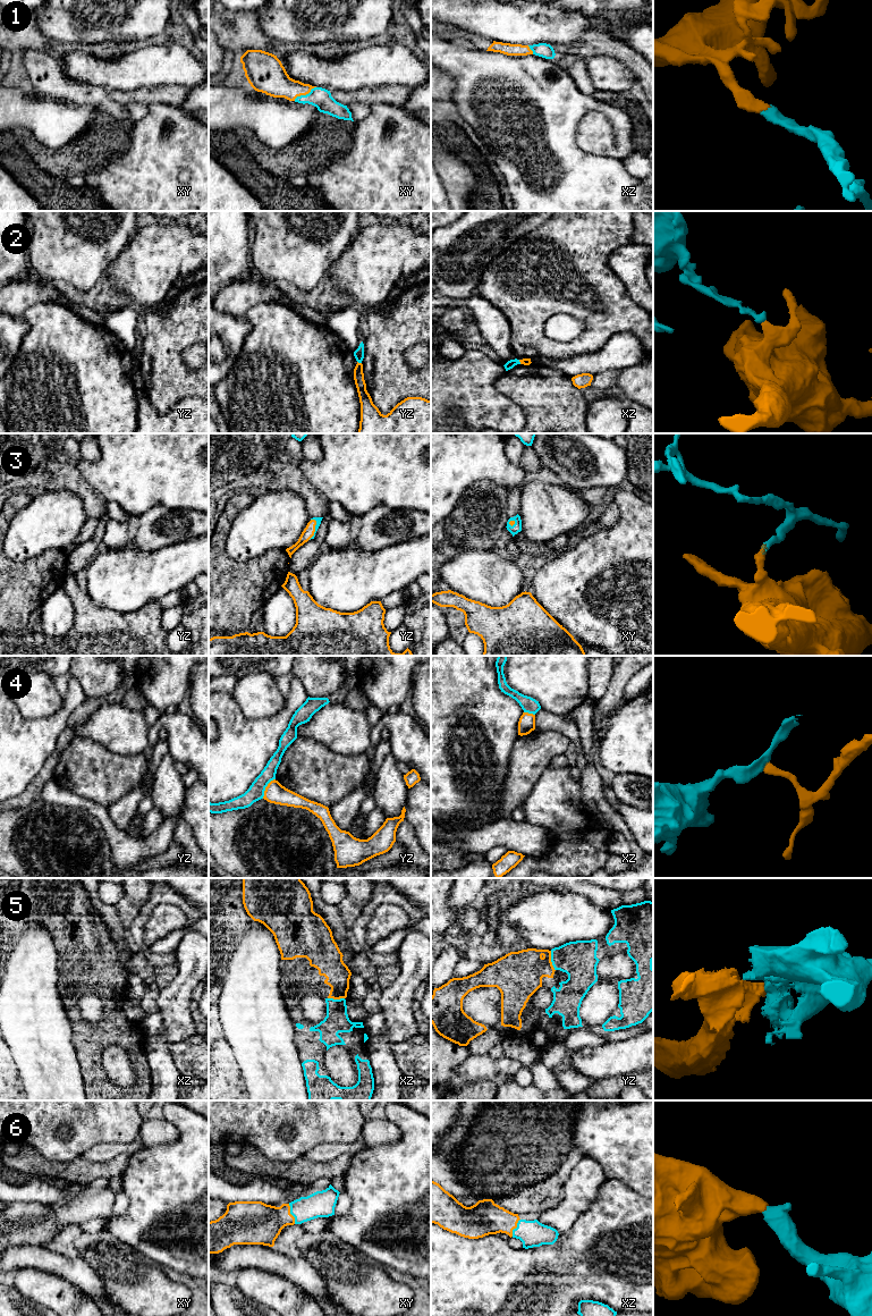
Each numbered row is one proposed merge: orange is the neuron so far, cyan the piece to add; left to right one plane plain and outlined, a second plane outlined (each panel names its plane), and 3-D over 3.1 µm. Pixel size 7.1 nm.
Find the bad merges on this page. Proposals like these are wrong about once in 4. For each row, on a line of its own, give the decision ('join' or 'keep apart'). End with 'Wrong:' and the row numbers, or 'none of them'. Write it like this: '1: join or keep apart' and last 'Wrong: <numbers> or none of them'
1: join
2: keep apart
3: keep apart
4: keep apart
5: join
6: join
Wrong: 2, 3, 4

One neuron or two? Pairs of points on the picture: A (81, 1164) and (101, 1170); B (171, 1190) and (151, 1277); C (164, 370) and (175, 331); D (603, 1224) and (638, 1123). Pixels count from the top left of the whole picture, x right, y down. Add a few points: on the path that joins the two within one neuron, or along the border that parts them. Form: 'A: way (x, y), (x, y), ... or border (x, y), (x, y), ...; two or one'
A: way (85, 1169), (96, 1170); one
B: border (132, 1247), (161, 1265); two
C: way (164, 361), (166, 340); one
D: border (608, 1179), (618, 1179), (641, 1195); two

